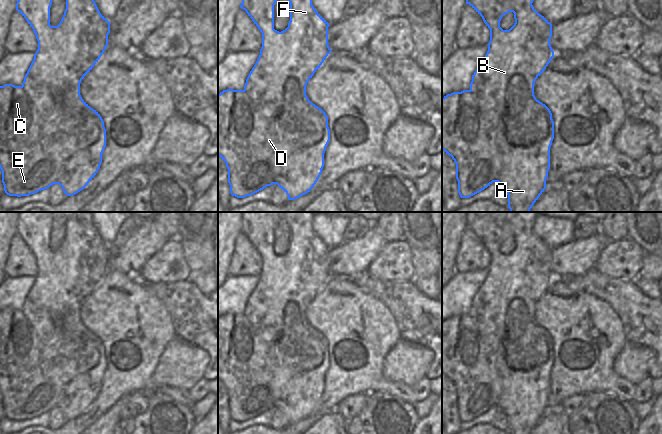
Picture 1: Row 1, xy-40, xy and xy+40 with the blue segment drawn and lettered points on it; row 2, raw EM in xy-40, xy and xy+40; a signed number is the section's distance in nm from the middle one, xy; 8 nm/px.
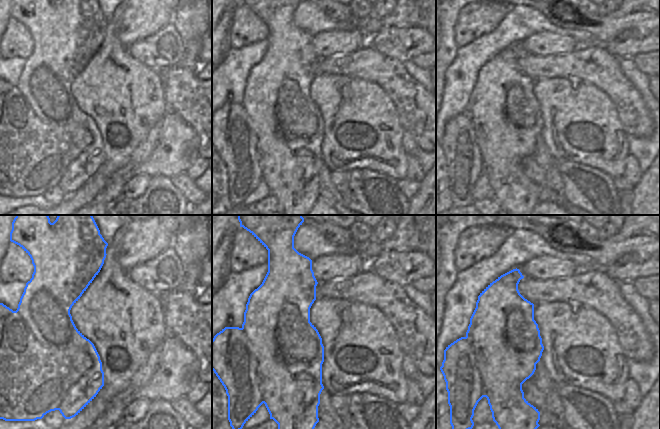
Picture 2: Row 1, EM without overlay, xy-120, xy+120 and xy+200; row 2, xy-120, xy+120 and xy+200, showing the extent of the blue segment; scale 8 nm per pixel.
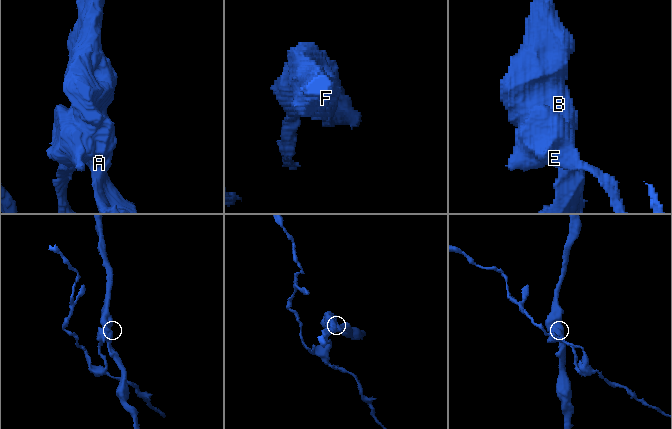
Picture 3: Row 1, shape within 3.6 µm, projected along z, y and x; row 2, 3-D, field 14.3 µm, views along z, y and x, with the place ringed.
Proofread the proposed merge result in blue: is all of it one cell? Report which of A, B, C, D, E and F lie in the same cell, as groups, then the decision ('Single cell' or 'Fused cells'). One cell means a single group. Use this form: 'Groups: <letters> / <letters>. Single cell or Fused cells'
Groups: A B F / C D E. Fused cells.

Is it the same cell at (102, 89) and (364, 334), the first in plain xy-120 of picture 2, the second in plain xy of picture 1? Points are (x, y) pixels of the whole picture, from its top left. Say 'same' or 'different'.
same

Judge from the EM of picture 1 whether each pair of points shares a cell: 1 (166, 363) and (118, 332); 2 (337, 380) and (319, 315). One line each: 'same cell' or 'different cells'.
1: different cells
2: same cell

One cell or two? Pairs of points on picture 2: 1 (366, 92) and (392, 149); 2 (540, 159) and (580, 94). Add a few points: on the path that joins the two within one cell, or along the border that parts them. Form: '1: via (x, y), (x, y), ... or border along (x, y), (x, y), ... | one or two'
1: via (366, 107), (366, 119), (379, 136) | one
2: border along (540, 136), (554, 160) | two

